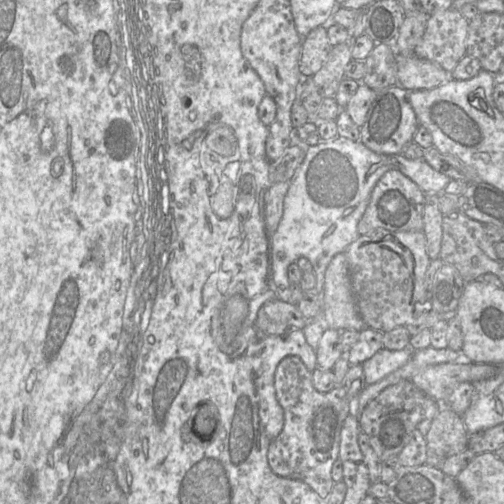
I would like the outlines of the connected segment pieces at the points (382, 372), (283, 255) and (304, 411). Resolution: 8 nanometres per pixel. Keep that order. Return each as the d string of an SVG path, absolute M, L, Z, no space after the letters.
M410 347L403 350L382 348L362 364L365 382L371 385L379 382L389 374L403 367L415 350Z
M336 137L306 147L305 158L290 180L284 211L272 235L273 291L291 303L288 267L303 257L310 261L316 277L314 292L322 296L326 269L332 258L342 253L359 236L357 226L378 180L389 170L399 170L425 194L440 194L450 178L433 169L424 159L410 160L401 154L378 154L360 140Z
M287 356L280 361L275 372L276 398L284 411L284 426L281 433L271 441L268 449L268 463L274 474L300 480L309 485L322 500L332 491L332 466L339 458L341 429L346 417L353 413L354 398L342 385L327 393L318 392L312 384L310 372L298 356Z

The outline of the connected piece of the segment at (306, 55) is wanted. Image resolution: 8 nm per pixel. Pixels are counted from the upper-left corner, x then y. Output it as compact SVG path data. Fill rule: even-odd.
M318 26L310 31L302 43L301 74L308 77L316 74L326 62L332 47L325 26Z

